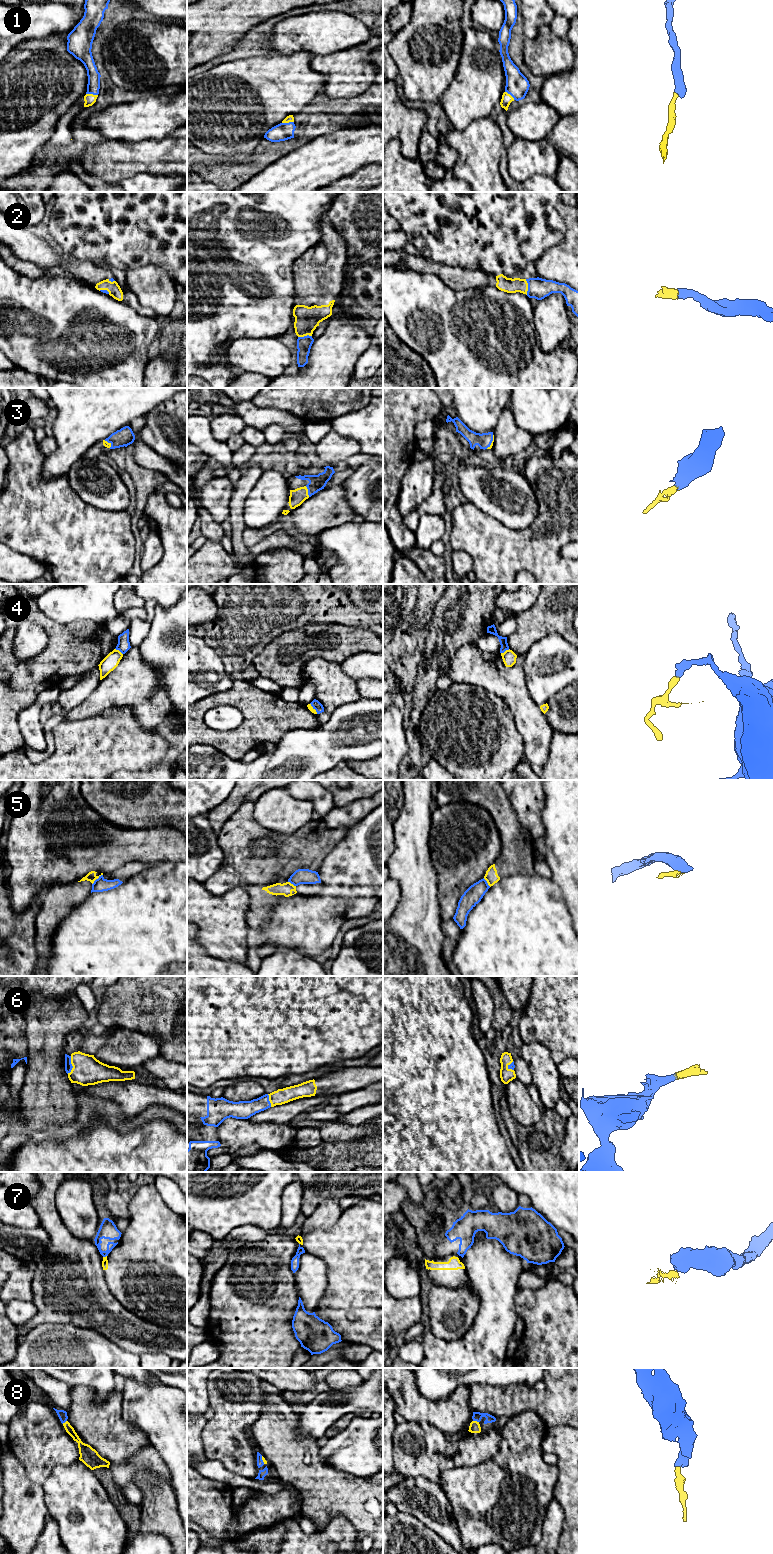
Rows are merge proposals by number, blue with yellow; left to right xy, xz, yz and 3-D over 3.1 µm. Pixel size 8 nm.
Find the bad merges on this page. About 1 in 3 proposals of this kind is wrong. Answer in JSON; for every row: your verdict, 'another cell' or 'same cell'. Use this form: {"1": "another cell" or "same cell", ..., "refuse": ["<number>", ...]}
{"1": "same cell", "2": "same cell", "3": "same cell", "4": "another cell", "5": "another cell", "6": "same cell", "7": "another cell", "8": "same cell", "refuse": ["4", "5", "7"]}

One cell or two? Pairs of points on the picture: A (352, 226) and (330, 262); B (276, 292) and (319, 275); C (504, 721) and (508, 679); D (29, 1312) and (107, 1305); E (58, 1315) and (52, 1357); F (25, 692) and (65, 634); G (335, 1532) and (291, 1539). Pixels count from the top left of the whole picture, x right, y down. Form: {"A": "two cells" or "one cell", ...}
{"A": "two cells", "B": "two cells", "C": "two cells", "D": "two cells", "E": "two cells", "F": "one cell", "G": "one cell"}

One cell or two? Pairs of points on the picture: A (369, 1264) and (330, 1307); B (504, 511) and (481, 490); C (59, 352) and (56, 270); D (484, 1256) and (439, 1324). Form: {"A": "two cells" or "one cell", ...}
{"A": "one cell", "B": "one cell", "C": "two cells", "D": "two cells"}

